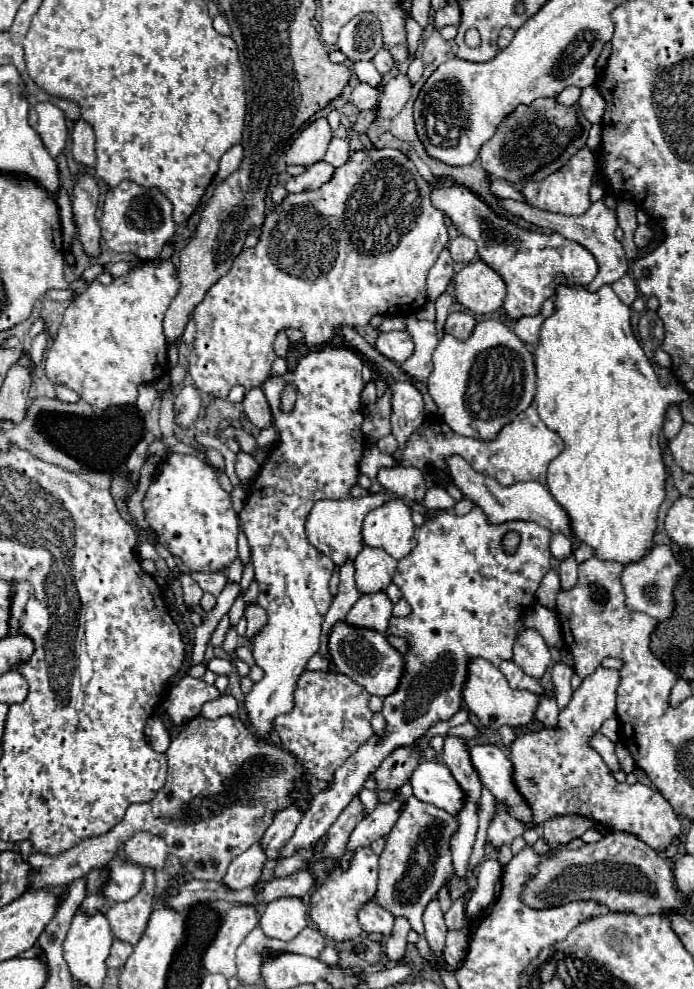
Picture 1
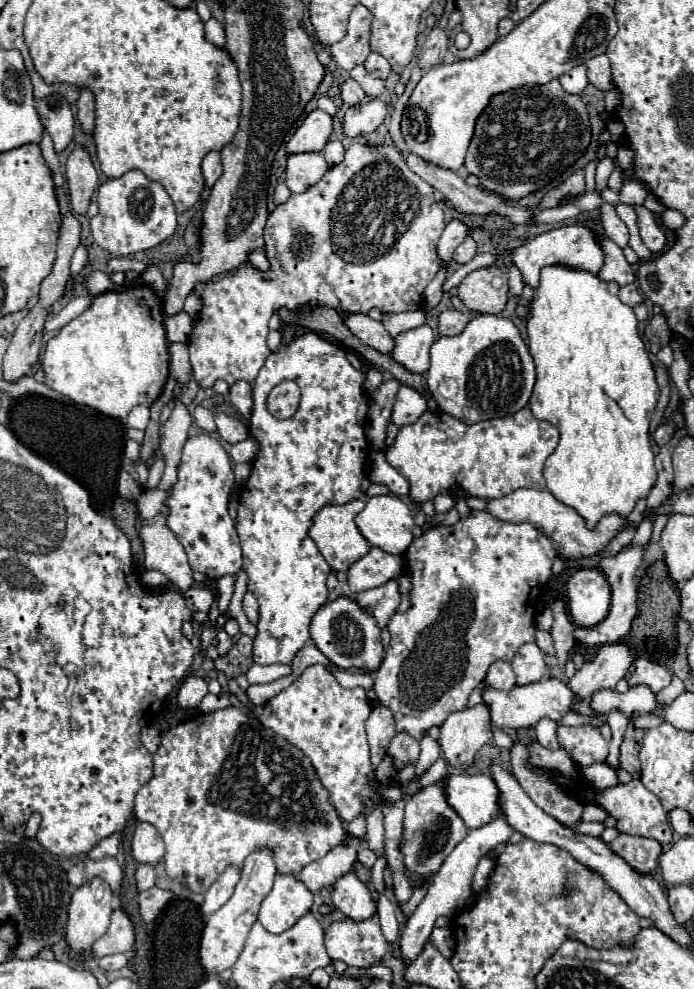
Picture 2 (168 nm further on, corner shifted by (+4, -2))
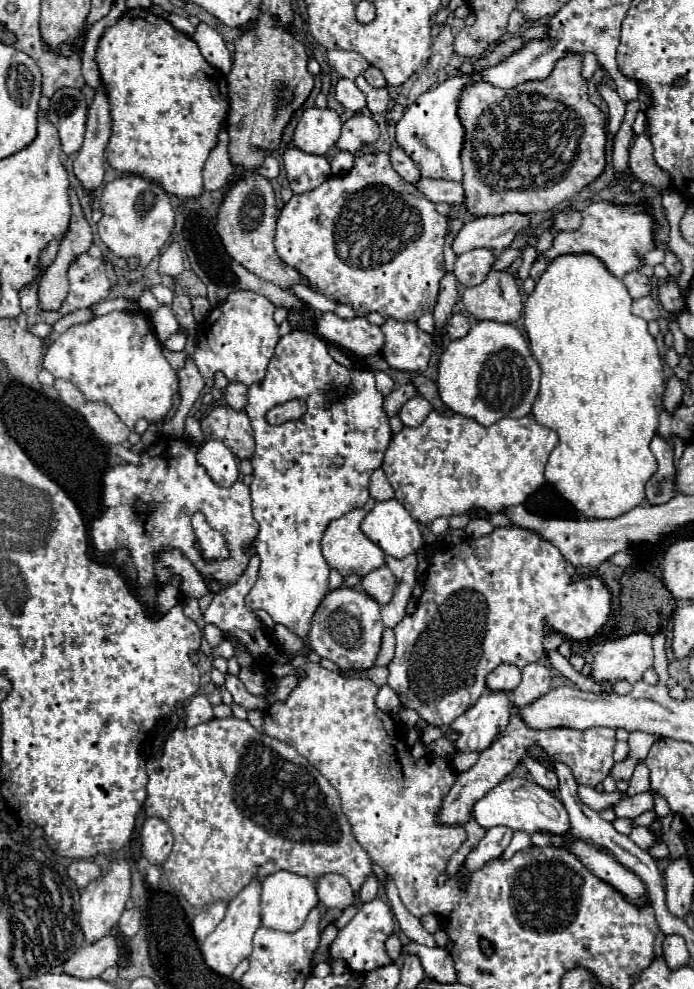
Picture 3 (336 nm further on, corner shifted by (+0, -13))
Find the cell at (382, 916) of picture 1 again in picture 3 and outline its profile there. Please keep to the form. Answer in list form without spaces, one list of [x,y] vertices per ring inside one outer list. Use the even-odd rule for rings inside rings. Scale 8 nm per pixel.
[[[338,873],[322,875],[316,883],[316,893],[318,893],[318,899],[326,907],[346,909],[354,903],[354,891],[352,891],[350,883]]]

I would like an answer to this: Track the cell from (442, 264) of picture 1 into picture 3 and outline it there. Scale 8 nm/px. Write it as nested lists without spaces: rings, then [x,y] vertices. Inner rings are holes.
[[[504,213],[494,217],[478,217],[460,229],[456,235],[452,249],[456,255],[470,251],[474,247],[488,247],[494,251],[502,251],[510,247],[516,233],[526,229],[530,223],[530,217],[524,213]]]

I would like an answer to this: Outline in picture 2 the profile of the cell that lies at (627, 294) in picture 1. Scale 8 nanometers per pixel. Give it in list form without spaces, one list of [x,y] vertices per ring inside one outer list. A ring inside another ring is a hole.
[[[626,284],[626,286],[620,286],[618,296],[620,296],[620,300],[622,300],[624,304],[628,304],[628,306],[636,306],[636,304],[640,304],[640,302],[644,300],[644,298],[640,296],[640,292],[638,292],[636,284]]]

